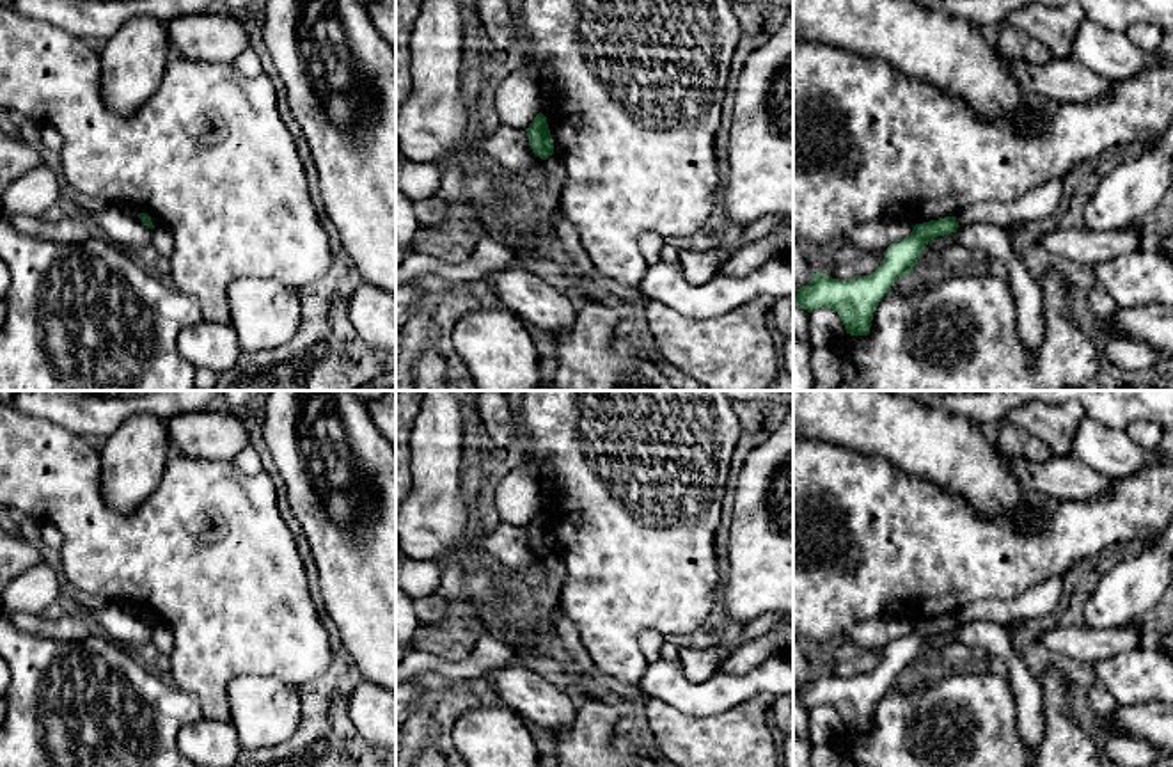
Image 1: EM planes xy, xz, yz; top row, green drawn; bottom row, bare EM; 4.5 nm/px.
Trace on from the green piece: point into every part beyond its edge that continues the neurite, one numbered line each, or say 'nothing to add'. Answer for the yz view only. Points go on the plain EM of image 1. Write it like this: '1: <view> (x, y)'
nothing to add

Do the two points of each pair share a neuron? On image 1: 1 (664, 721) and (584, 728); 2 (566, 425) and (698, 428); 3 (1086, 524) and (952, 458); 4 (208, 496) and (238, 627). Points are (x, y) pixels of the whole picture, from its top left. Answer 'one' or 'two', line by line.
1: two
2: one
3: two
4: one

